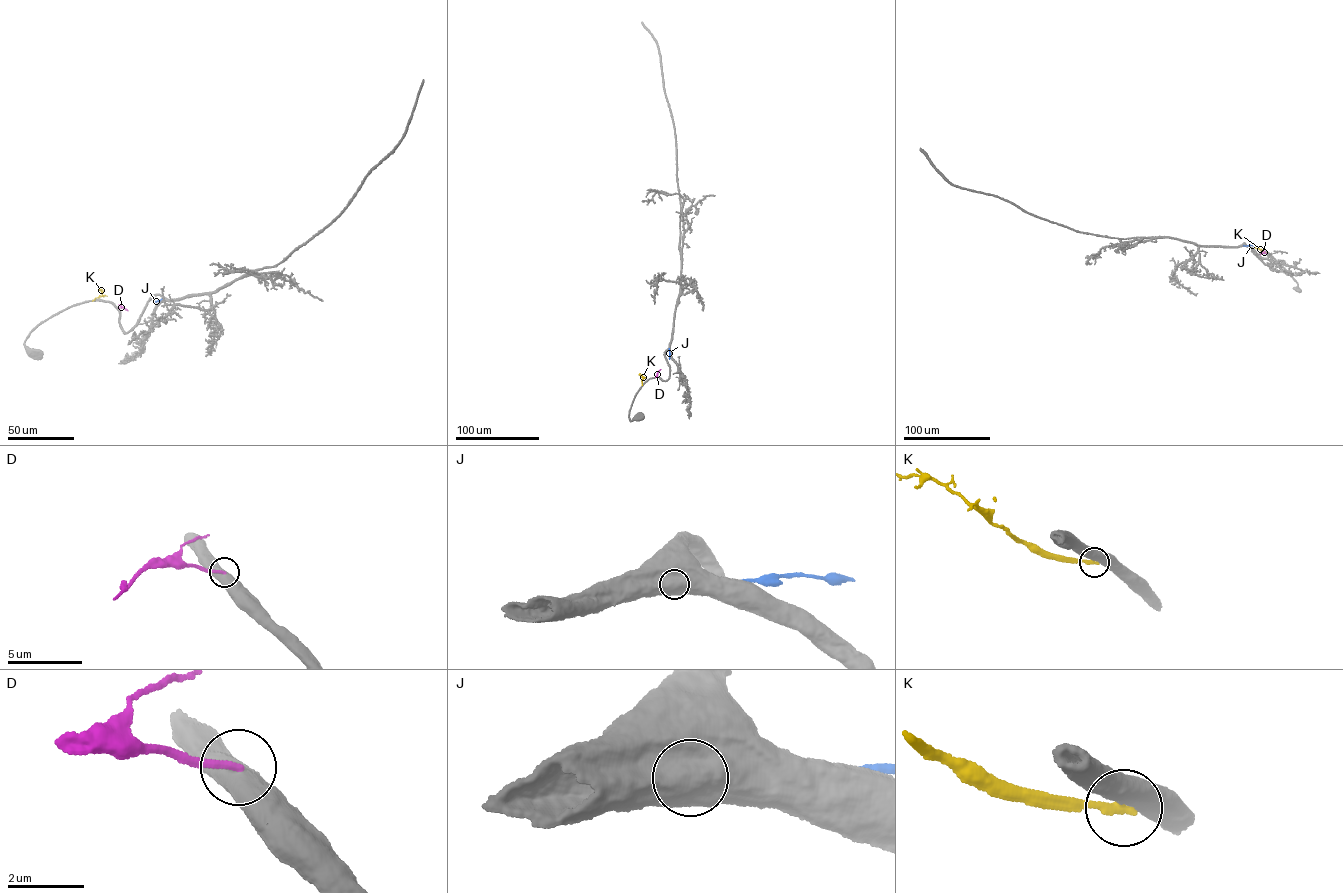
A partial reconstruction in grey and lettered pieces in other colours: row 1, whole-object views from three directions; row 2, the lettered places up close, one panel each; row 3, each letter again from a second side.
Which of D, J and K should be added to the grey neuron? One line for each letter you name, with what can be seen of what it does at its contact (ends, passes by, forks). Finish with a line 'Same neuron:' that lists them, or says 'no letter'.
Same neuron: no letter

